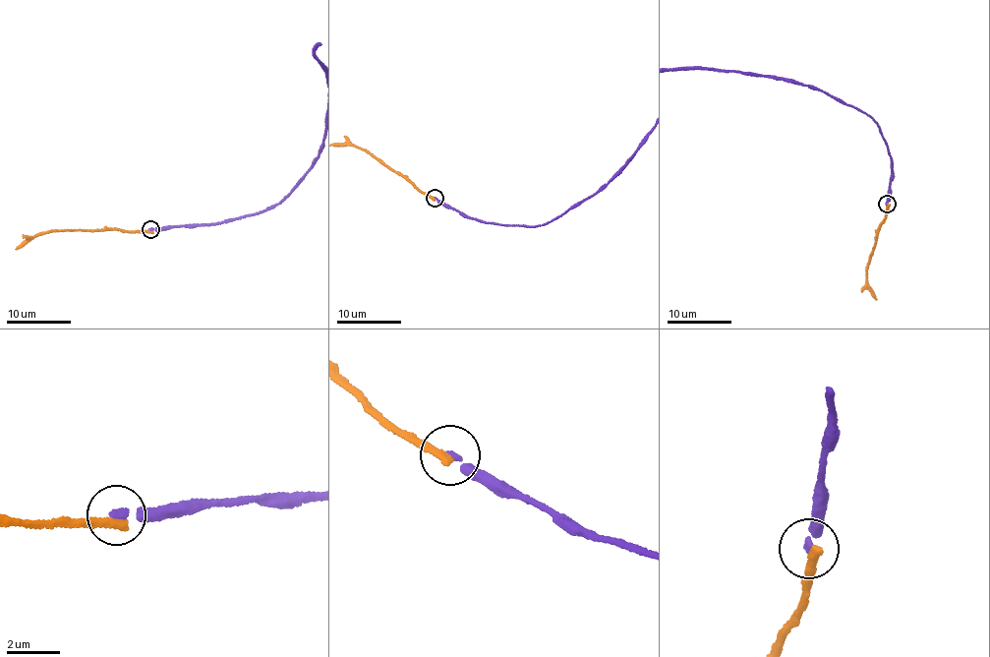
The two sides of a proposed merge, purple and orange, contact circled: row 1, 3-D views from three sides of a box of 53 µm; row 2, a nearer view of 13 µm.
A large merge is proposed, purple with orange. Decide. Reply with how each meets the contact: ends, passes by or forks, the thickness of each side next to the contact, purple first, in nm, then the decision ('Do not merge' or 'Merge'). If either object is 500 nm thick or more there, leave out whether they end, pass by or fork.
At the ring purple ends. At the ring orange ends. Thickness 240 nm (purple) against 320 nm. Do not merge

